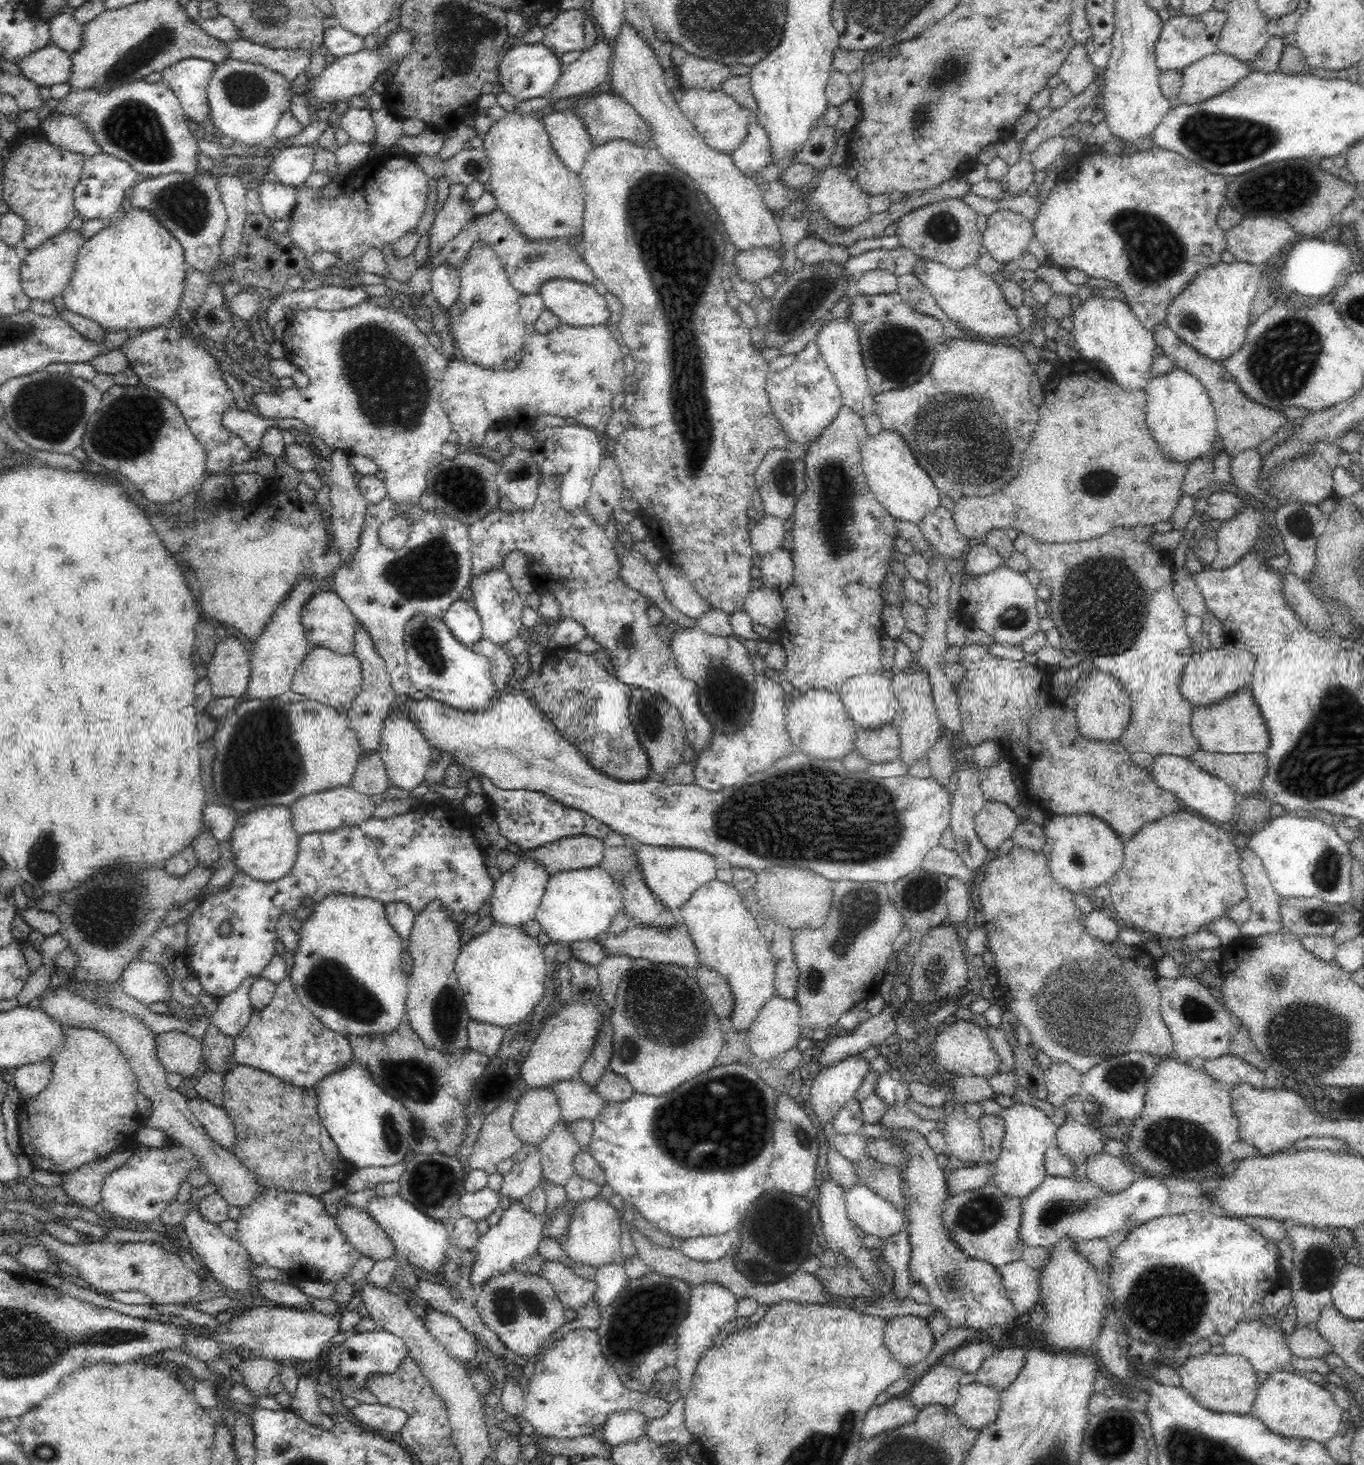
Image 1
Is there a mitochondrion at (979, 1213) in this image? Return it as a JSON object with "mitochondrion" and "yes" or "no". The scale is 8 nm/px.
{"mitochondrion":"yes"}

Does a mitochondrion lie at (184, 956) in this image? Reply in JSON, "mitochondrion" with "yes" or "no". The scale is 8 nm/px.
{"mitochondrion":"no"}

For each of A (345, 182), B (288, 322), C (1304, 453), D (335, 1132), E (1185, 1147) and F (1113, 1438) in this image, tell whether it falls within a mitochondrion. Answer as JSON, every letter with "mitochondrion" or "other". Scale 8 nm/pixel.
{"A":"other","B":"other","C":"other","D":"other","E":"mitochondrion","F":"mitochondrion"}

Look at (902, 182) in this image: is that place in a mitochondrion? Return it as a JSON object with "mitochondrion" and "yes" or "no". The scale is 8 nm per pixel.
{"mitochondrion":"no"}

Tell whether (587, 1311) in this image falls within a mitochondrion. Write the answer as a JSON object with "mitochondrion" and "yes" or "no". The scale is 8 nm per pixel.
{"mitochondrion":"no"}

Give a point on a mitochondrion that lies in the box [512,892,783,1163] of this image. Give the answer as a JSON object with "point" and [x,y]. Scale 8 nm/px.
{"point":[672,1028]}

